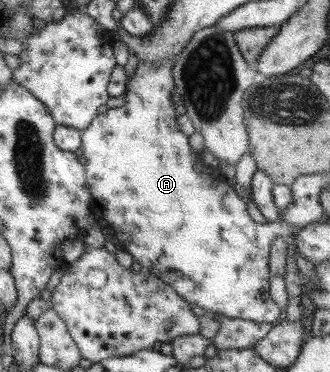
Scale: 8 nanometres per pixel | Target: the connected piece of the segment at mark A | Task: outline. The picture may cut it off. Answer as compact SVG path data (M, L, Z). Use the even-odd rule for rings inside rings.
M164 58L154 62L140 62L137 64L129 83L124 92L124 105L120 108L109 108L105 114L96 115L91 123L81 131L80 149L85 159L85 183L90 192L90 205L88 209L94 217L96 226L99 229L108 232L129 256L140 264L142 270L155 275L159 280L168 284L179 298L182 298L188 304L197 304L207 313L214 313L226 316L227 318L240 318L241 320L250 320L251 322L266 322L275 324L283 318L283 312L279 310L275 302L269 297L269 283L267 278L270 276L267 267L269 247L273 239L285 238L290 234L296 234L299 230L294 224L286 223L283 220L275 220L269 223L255 223L247 214L245 202L233 191L216 168L204 166L199 160L200 152L196 152L189 147L188 137L178 132L176 124L175 110L171 102L170 90L174 89L172 76L170 75L171 65L174 58Z

